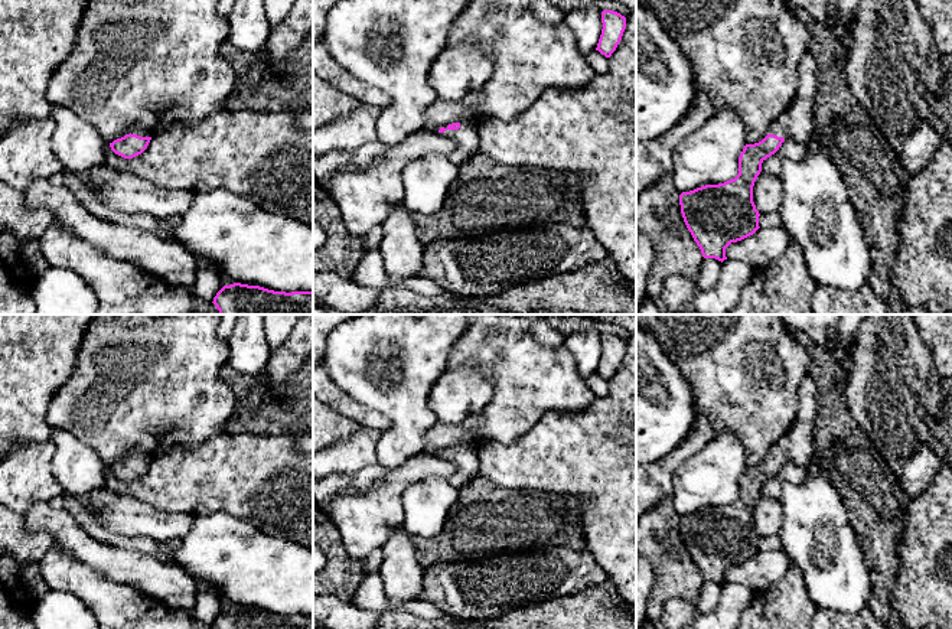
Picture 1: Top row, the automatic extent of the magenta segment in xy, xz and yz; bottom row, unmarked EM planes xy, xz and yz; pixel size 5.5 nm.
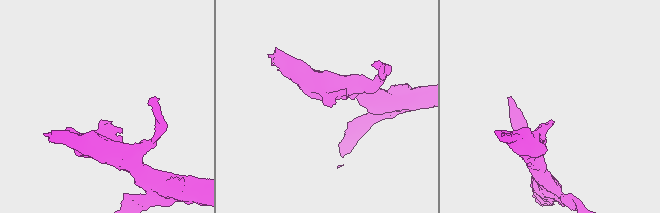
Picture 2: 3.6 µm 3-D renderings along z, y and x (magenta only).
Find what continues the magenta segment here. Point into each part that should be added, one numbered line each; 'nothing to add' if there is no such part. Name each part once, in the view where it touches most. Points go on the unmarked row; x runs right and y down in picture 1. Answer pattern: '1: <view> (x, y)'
1: xz (466, 465)

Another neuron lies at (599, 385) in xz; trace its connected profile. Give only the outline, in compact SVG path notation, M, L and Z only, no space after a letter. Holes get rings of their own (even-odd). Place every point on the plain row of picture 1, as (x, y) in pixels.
M599 374L589 377L586 384L597 398L606 397L609 392L610 382L601 378Z

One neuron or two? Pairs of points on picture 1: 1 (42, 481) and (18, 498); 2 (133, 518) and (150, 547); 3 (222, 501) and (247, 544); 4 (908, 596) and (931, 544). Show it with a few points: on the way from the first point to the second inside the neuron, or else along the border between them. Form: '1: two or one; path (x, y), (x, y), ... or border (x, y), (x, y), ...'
1: one; path (36, 482), (23, 492)
2: two; border (111, 531), (149, 535), (159, 541), (178, 540)
3: two; border (196, 514), (230, 512), (260, 530)
4: one; path (920, 583), (931, 573), (931, 557)

